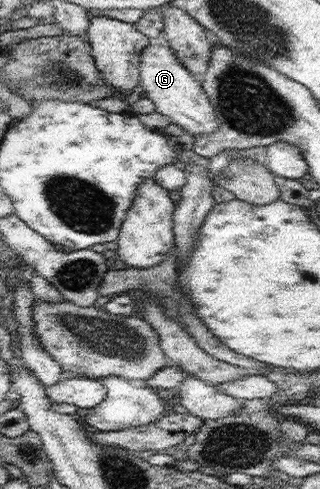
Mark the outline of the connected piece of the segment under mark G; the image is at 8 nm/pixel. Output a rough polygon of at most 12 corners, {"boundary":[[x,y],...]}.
{"boundary":[[149,45],[140,86],[193,137],[219,122],[201,81],[171,47]]}

